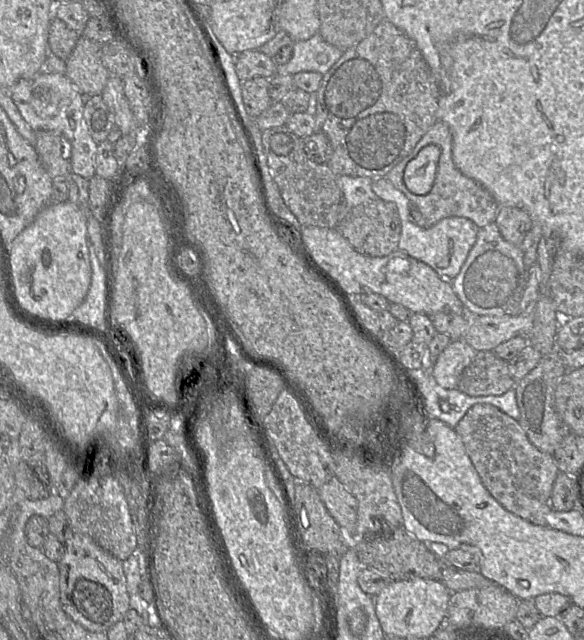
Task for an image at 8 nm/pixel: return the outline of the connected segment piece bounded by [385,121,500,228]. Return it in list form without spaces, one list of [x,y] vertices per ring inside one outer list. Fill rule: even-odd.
[[[436,122],[417,143],[412,152],[399,162],[385,178],[399,191],[406,195],[413,205],[415,212],[425,221],[417,222],[418,225],[429,228],[444,218],[464,217],[471,220],[478,228],[487,226],[495,221],[499,204],[492,195],[478,182],[463,175],[454,165],[452,159],[452,134],[449,126]],[[435,144],[440,147],[441,154],[438,161],[435,181],[431,191],[426,195],[412,193],[404,184],[404,171],[406,166],[427,145]]]

